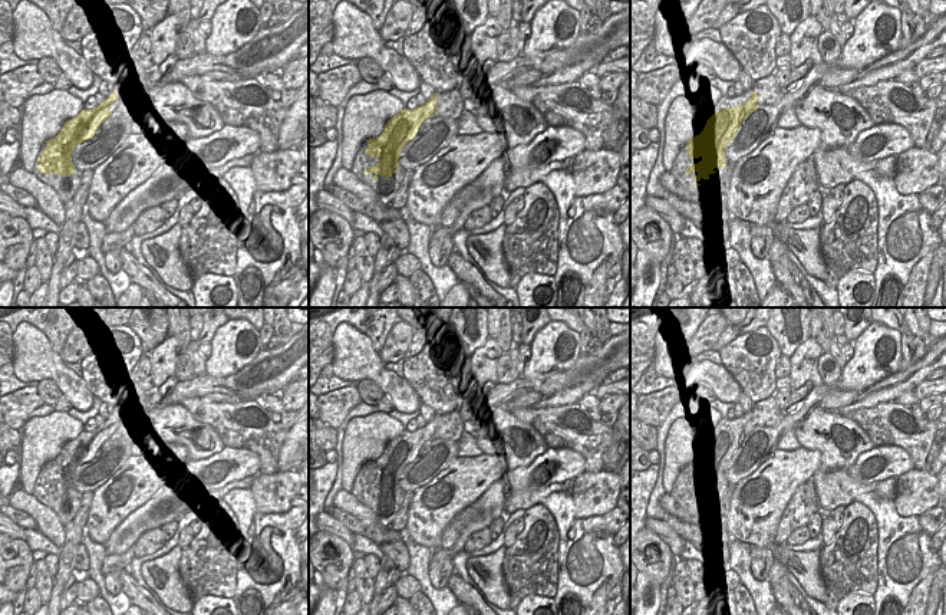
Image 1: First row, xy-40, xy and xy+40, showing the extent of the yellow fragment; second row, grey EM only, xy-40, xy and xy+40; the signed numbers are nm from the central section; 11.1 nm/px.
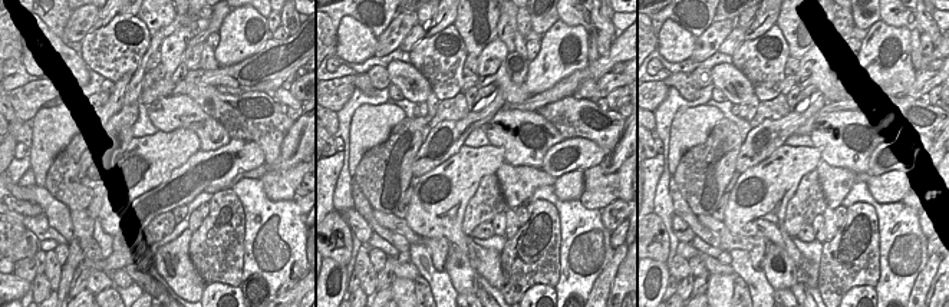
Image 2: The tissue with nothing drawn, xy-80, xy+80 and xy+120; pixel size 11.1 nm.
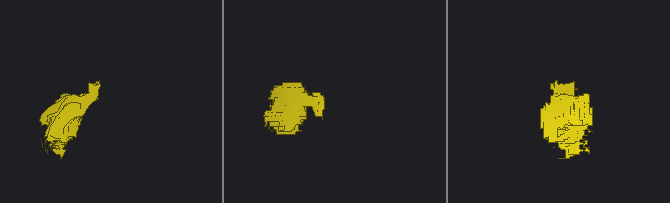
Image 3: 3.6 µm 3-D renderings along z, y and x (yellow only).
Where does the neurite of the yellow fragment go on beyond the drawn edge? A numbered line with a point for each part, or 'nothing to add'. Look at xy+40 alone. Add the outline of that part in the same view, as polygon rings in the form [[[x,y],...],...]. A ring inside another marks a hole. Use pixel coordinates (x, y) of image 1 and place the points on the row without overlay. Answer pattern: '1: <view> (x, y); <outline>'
nothing to add

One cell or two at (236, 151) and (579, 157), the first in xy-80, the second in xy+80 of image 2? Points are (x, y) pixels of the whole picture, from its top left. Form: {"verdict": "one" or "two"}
{"verdict": "one"}

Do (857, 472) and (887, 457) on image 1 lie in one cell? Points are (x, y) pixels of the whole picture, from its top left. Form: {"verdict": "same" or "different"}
{"verdict": "same"}

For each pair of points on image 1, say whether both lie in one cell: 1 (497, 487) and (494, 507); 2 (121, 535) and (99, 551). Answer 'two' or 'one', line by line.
1: one
2: two

